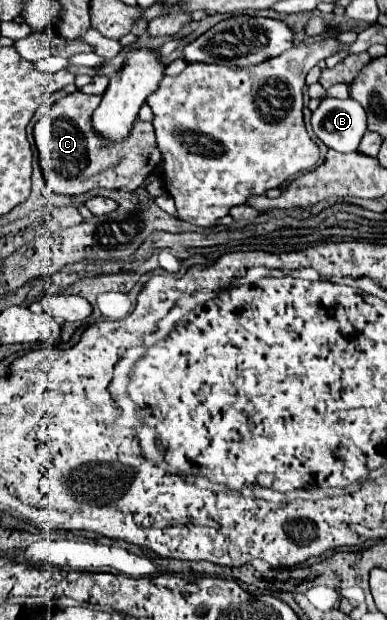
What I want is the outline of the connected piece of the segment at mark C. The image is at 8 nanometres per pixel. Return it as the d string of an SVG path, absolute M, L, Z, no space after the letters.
M75 90L73 94L57 100L51 106L49 114L33 126L33 138L41 154L43 176L55 194L77 196L93 188L135 190L145 184L147 176L151 176L161 162L161 152L157 150L151 122L137 118L129 136L121 142L109 144L103 136L99 136L91 124L91 116L97 110L99 102L101 96Z

